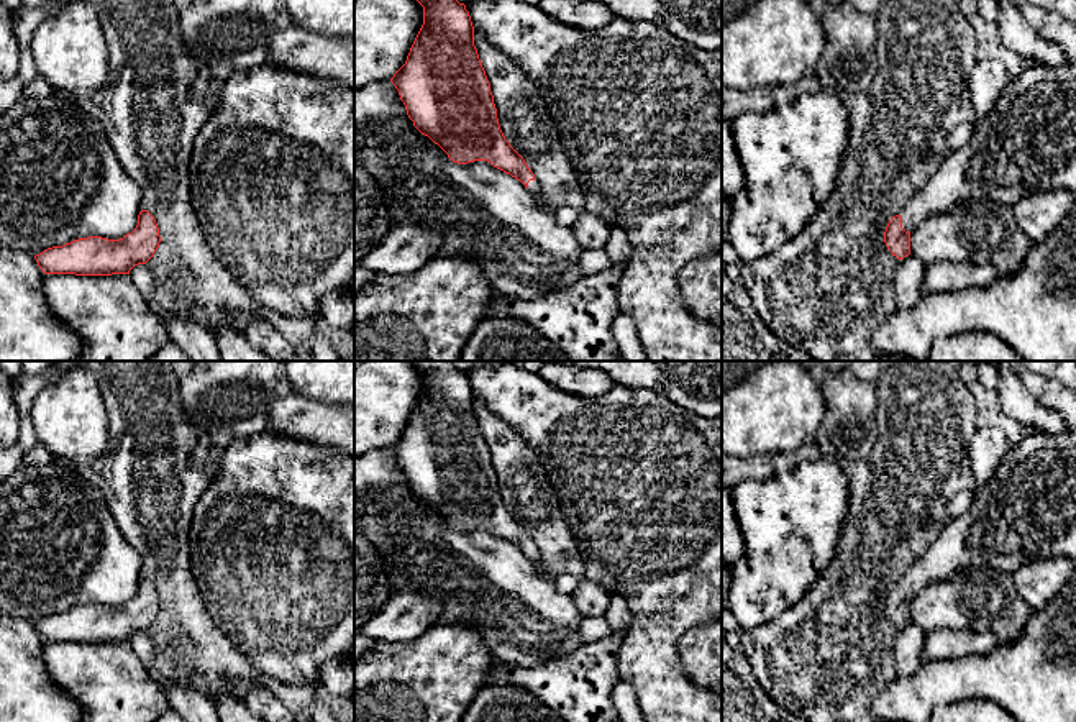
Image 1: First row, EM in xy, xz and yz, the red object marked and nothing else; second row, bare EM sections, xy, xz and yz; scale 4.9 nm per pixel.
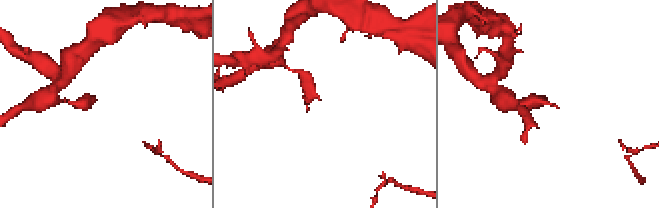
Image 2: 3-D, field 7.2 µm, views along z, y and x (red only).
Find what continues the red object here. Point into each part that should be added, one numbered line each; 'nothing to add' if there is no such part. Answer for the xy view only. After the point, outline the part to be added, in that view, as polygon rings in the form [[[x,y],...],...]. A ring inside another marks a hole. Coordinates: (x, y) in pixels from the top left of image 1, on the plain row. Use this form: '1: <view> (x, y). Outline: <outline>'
nothing to add

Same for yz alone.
1: yz (1027, 511). Outline: [[[1032,432],[1017,445],[1007,450],[1007,455],[1001,461],[999,468],[992,473],[991,479],[973,491],[974,497],[971,507],[958,519],[950,519],[942,528],[940,537],[932,543],[932,546],[917,558],[907,573],[900,578],[902,596],[912,599],[923,586],[935,579],[946,579],[964,568],[992,568],[1007,574],[1014,574],[1017,568],[1037,560],[1056,560],[1068,558],[1076,563],[1076,433],[1068,432],[1061,435],[1050,435],[1042,432]]]

